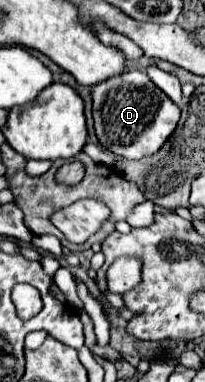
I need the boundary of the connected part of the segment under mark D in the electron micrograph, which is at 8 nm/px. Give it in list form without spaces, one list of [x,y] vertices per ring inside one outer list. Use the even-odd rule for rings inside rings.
[[[132,69],[122,77],[112,77],[104,83],[92,87],[92,115],[94,129],[102,147],[124,159],[140,159],[144,155],[156,153],[170,133],[176,129],[180,119],[180,109],[172,103],[162,89],[158,89],[146,71]]]

